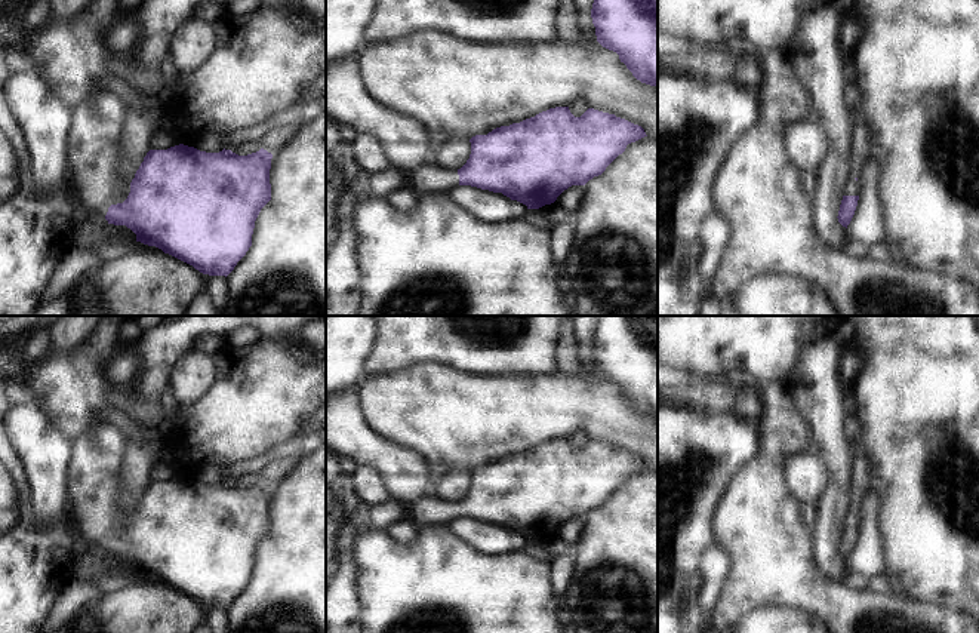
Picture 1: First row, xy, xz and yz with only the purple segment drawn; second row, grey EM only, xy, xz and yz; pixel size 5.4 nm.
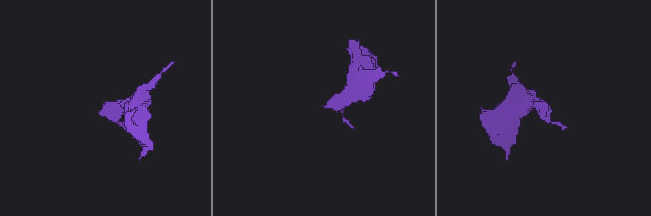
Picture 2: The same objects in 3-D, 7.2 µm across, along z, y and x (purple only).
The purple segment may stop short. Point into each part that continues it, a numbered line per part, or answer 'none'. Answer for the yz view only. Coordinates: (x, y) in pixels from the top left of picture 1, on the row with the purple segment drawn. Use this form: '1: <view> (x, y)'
1: yz (861, 151)

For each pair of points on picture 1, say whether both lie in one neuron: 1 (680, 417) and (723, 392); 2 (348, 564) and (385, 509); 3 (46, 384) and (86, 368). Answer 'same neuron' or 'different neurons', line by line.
1: different neurons
2: same neuron
3: same neuron

